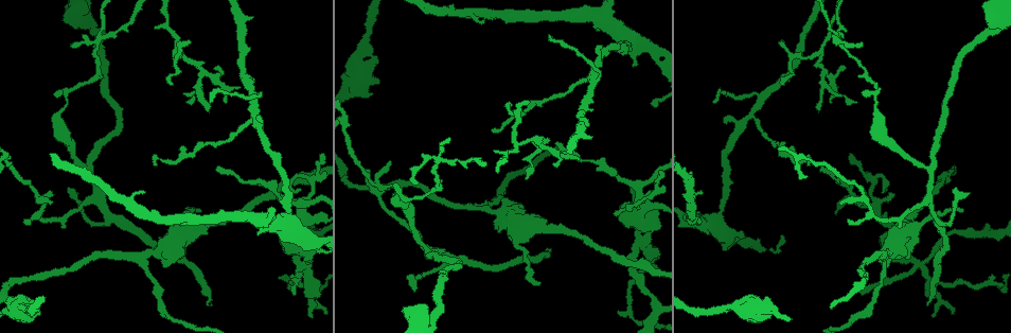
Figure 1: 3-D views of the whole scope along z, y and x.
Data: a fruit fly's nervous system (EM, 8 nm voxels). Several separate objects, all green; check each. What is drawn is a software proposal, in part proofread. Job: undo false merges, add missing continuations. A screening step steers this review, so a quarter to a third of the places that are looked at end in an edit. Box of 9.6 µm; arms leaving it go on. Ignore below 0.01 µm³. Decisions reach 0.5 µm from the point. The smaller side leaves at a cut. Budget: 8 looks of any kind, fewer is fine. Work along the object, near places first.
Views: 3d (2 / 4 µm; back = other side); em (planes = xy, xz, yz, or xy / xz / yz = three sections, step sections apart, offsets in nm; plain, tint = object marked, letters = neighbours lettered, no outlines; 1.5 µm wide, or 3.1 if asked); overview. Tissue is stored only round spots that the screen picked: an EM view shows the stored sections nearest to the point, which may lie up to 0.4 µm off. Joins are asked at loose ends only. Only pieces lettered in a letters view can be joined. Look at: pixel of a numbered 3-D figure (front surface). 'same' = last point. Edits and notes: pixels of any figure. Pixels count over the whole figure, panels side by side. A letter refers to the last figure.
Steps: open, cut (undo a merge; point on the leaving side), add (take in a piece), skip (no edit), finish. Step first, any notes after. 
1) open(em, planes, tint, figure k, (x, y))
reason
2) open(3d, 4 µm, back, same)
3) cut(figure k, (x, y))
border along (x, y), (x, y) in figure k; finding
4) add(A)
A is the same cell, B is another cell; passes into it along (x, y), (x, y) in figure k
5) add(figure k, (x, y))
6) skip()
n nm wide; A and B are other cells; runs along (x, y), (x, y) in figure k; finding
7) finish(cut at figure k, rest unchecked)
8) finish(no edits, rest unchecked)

open(em, planes, letters, figure 1, (483, 21))
free end

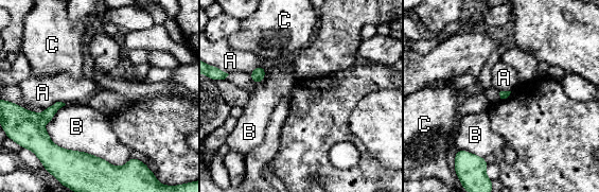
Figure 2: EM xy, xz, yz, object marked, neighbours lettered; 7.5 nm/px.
skip()
B touches over 600 nm; A, B and C are other cells; none of them fits

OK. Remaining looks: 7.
open(em, planes, letters, figure 1, (646, 240))
small branch off a trunk

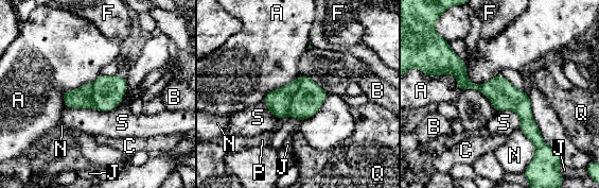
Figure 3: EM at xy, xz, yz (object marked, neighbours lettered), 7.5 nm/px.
cut(figure 3, (278, 101))
A, B, C, F, J, N, P, Q and S are other cells; border along (300, 79), (298, 90), (285, 115) in figure 3; a second cell is stuck on

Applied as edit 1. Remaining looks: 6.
open(overview)
redraw

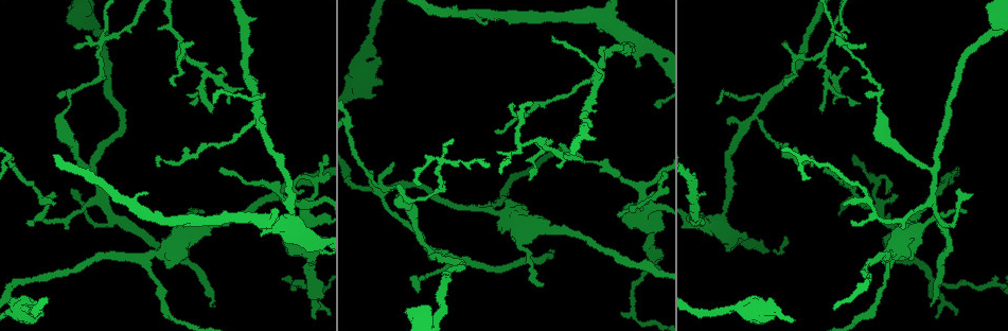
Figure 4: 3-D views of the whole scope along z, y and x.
open(3d, 2 µm, figure 4, (439, 163))
a fork

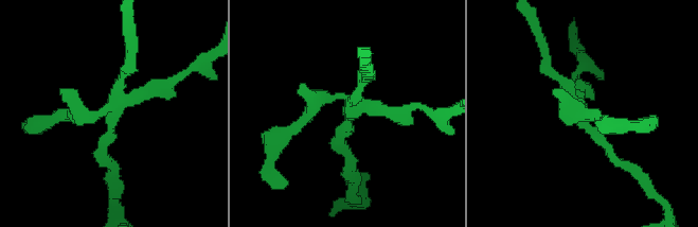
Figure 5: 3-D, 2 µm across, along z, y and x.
open(em, yz, step 8, letters, figure 5, (580, 124))

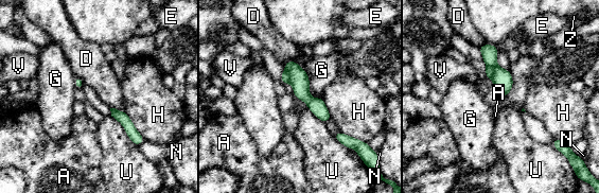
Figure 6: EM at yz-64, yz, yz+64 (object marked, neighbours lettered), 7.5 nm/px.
cut(figure 6, (489, 71))
A, D, E, G, H, N, U, V and Z are other cells; border along (487, 65), (493, 69), (491, 79) in figure 6; a second cell is stuck on

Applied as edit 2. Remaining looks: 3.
finish(cut at figure 3, cut at figure 6, rest unchecked)

